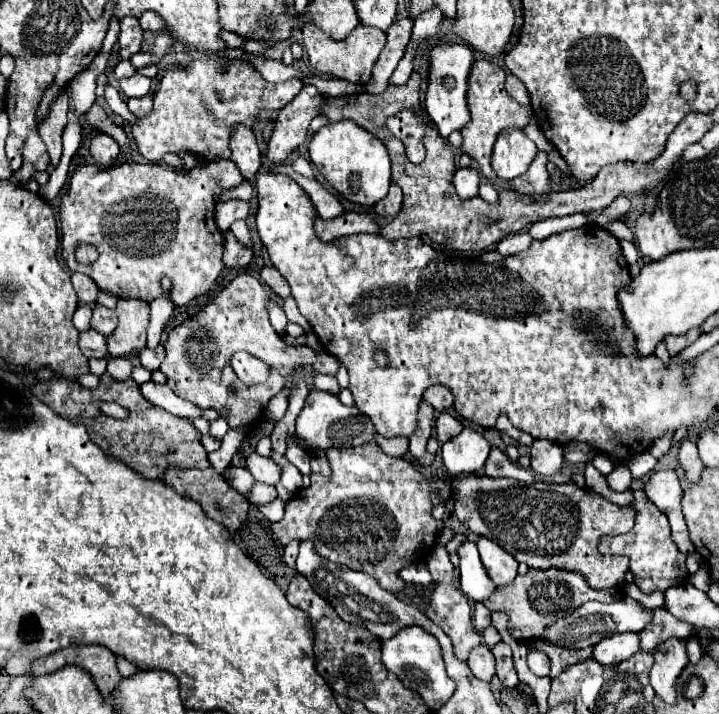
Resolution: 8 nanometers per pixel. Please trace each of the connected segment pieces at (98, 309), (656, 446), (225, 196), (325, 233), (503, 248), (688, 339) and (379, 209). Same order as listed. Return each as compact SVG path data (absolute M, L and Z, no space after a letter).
M95 305L93 307L93 319L91 319L91 329L99 331L101 335L111 335L111 331L115 331L115 323L117 323L117 313L103 307L103 305Z
M667 431L667 433L661 435L659 439L655 439L655 443L649 447L649 453L651 453L653 457L661 459L661 457L671 449L671 445L673 445L673 435L675 435L675 431Z
M243 181L241 185L233 187L233 189L227 189L227 191L221 191L219 197L217 197L217 203L223 203L223 201L229 201L229 199L241 199L241 201L249 201L253 197L253 185L249 181Z
M345 213L329 221L315 217L315 233L321 241L333 241L353 233L379 233L379 225L373 219L375 215L367 213Z
M519 233L519 235L511 235L511 239L505 239L503 243L497 245L497 251L503 255L503 257L509 257L509 255L517 255L521 251L525 251L531 243L531 235L529 233Z
M693 329L693 333L687 333L687 335L679 335L679 337L667 337L665 339L665 347L669 351L669 355L677 355L679 351L683 351L685 347L689 347L697 337L701 335L699 329Z
M393 183L387 199L379 201L379 203L373 207L373 211L375 211L379 217L391 219L391 217L399 215L399 211L401 211L401 199L403 199L403 195L401 195L401 191L399 191L399 185Z

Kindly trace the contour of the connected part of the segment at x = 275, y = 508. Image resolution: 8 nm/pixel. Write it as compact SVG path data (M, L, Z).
M277 497L271 505L267 503L267 505L257 505L257 509L269 519L269 521L279 521L281 517L283 517L283 507L285 507L285 503L283 503L283 499L281 497Z

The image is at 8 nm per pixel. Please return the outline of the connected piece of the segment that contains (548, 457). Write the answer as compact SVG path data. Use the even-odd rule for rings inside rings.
M533 441L529 455L531 469L539 475L555 475L563 465L563 451L551 441Z

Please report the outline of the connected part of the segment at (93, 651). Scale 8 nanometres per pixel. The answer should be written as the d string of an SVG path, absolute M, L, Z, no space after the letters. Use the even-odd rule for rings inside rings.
M73 645L67 649L55 651L49 657L35 661L31 665L31 671L35 675L43 675L43 673L57 671L65 665L85 667L93 675L103 697L109 697L121 681L121 675L115 665L115 655L103 645Z

